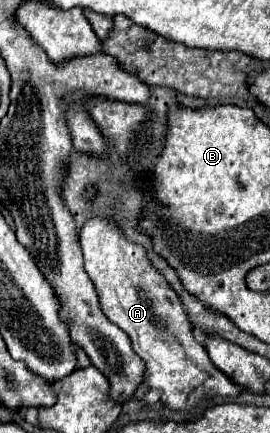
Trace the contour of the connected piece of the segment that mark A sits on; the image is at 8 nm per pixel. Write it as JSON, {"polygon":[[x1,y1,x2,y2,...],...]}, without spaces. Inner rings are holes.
{"polygon":[[93,217,81,229,81,249,85,271,95,283,103,313,129,335,133,351,147,363,145,383,163,393,161,403,171,409,191,411,201,399,215,395,229,397,245,391,211,363,203,343,193,333,177,293,151,267,141,245,127,241,115,223]]}

